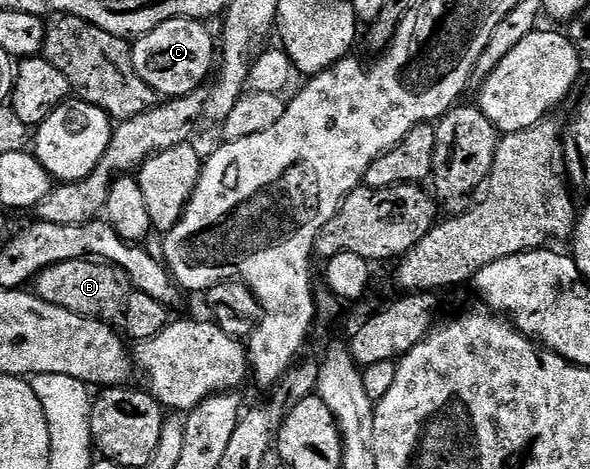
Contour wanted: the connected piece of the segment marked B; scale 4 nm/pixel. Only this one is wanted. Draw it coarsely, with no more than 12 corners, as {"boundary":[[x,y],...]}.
{"boundary":[[105,261],[56,263],[32,281],[40,299],[89,321],[123,316],[132,286]]}

